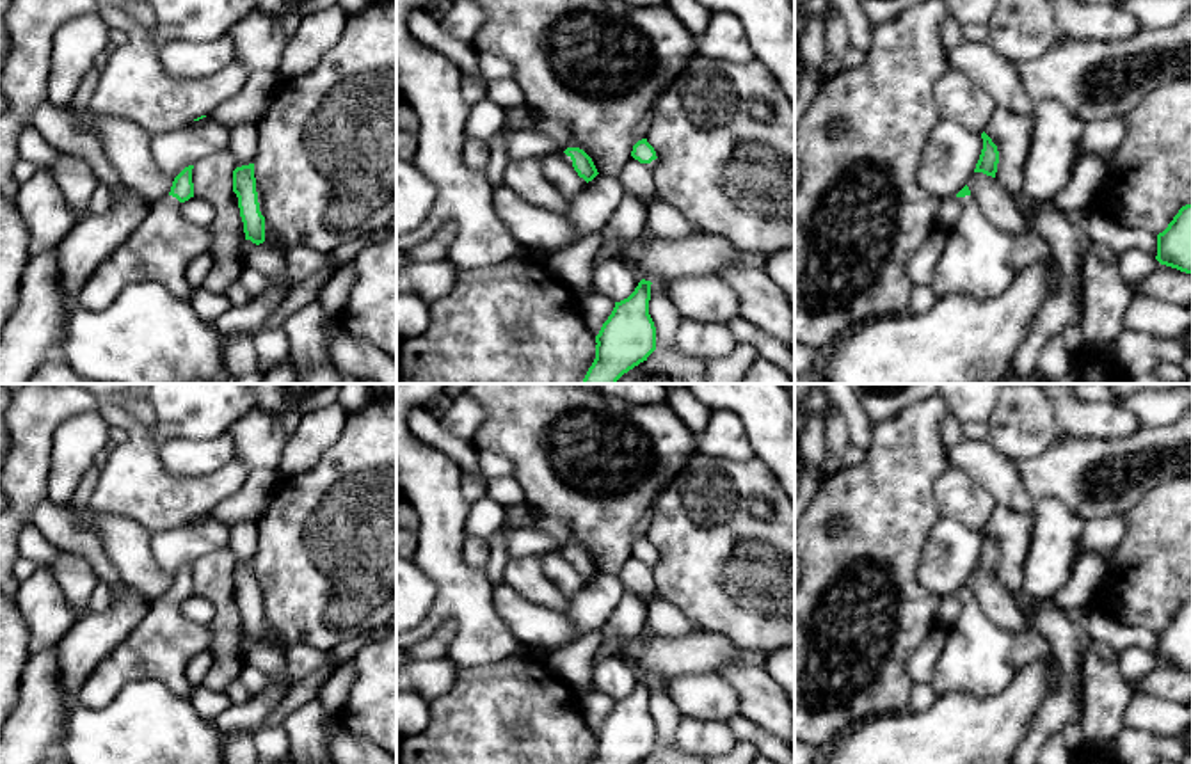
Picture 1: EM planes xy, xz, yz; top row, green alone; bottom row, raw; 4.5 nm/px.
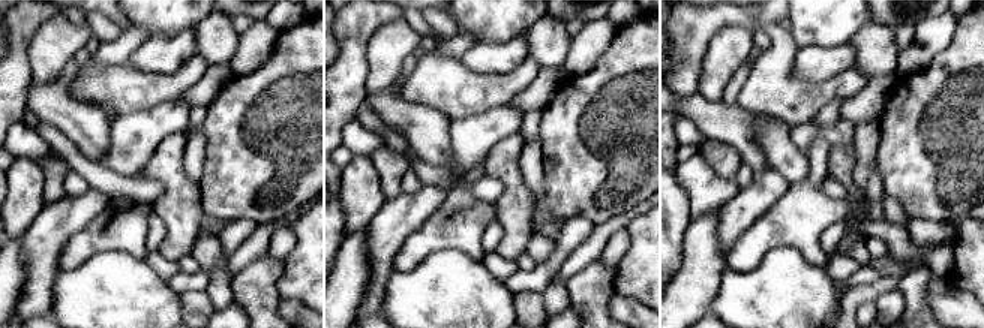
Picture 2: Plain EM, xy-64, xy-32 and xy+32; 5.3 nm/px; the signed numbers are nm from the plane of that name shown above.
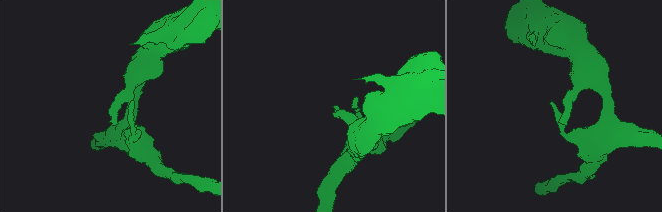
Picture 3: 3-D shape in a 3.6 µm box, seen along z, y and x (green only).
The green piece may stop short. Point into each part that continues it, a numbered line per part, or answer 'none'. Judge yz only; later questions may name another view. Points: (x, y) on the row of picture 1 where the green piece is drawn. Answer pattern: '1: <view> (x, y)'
1: yz (978, 258)

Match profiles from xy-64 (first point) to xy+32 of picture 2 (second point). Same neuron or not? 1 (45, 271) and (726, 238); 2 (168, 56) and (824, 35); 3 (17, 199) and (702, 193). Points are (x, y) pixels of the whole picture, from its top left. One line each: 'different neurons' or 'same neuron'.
1: same neuron
2: different neurons
3: same neuron

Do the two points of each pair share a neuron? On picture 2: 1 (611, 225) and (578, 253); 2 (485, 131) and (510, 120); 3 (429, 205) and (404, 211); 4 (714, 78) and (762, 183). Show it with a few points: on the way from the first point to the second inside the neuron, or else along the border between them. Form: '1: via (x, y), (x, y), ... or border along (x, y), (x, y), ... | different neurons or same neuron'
1: via (603, 232), (585, 250) | same neuron
2: via (491, 126), (504, 120) | same neuron
3: via (423, 205), (410, 211) | same neuron
4: border along (698, 92), (711, 101), (720, 101) | different neurons

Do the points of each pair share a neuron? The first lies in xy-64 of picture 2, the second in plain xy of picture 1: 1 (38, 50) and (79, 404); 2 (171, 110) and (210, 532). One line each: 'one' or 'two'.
1: two
2: one

